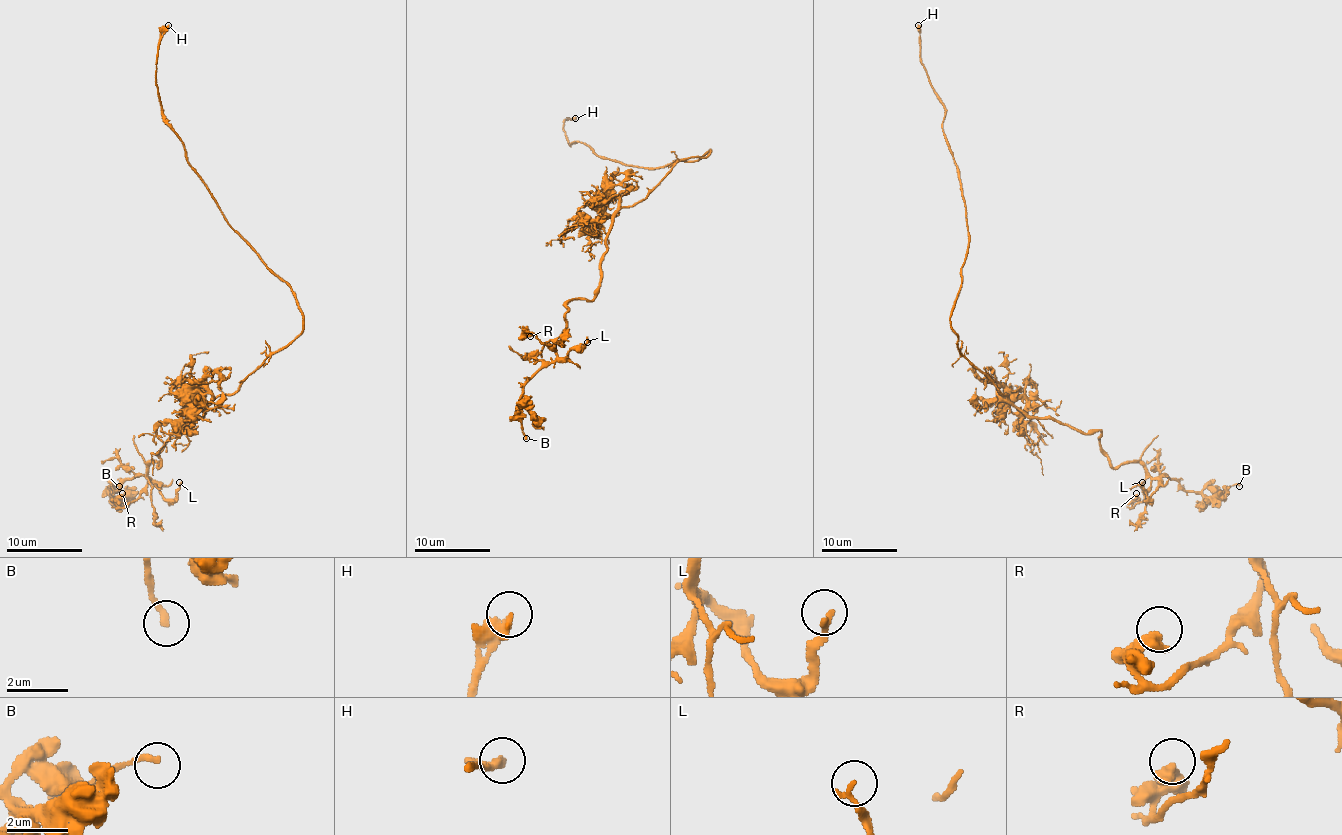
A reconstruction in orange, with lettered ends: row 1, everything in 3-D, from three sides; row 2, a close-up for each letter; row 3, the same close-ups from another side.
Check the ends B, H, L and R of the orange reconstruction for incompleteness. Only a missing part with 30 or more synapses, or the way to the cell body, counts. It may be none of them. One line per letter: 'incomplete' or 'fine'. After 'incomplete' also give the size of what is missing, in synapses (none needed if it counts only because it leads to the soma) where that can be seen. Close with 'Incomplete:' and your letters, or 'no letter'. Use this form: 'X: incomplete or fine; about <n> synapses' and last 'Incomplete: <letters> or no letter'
B: fine
H: incomplete
L: fine
R: fine
Incomplete: H

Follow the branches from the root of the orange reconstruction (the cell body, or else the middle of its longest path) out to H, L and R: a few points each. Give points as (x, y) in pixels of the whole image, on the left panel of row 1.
H: (274, 351), (301, 332), (303, 311), (295, 292), (230, 226), (162, 112), (156, 59), (160, 32), (168, 25)
L: (274, 351), (236, 391), (217, 397), (191, 433), (174, 436), (158, 467), (147, 467), (166, 499), (179, 482)
R: (274, 351), (236, 391), (217, 397), (191, 433), (166, 444), (147, 488), (120, 507), (122, 493)

